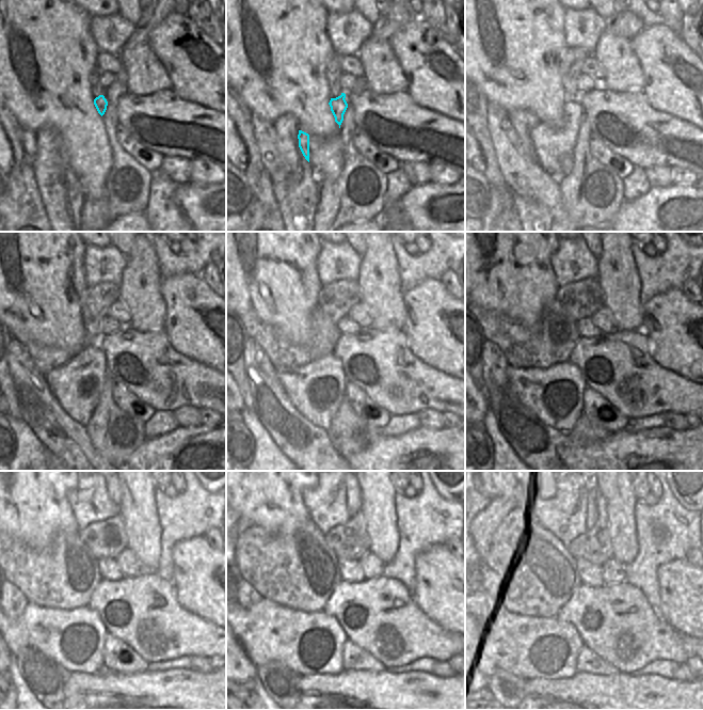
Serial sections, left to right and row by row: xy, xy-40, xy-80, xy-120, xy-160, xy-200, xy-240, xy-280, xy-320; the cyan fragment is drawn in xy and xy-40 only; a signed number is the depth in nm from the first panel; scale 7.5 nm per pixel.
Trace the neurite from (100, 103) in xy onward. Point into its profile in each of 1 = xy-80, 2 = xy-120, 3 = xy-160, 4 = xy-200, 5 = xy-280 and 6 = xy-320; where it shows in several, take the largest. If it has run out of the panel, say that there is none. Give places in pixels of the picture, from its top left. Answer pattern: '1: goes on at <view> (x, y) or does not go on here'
1: goes on at xy-80 (554, 146)
2: goes on at xy-120 (77, 385)
3: goes on at xy-160 (316, 390)
4: goes on at xy-200 (554, 395)
5: goes on at xy-280 (308, 643)
6: goes on at xy-320 (511, 640)

